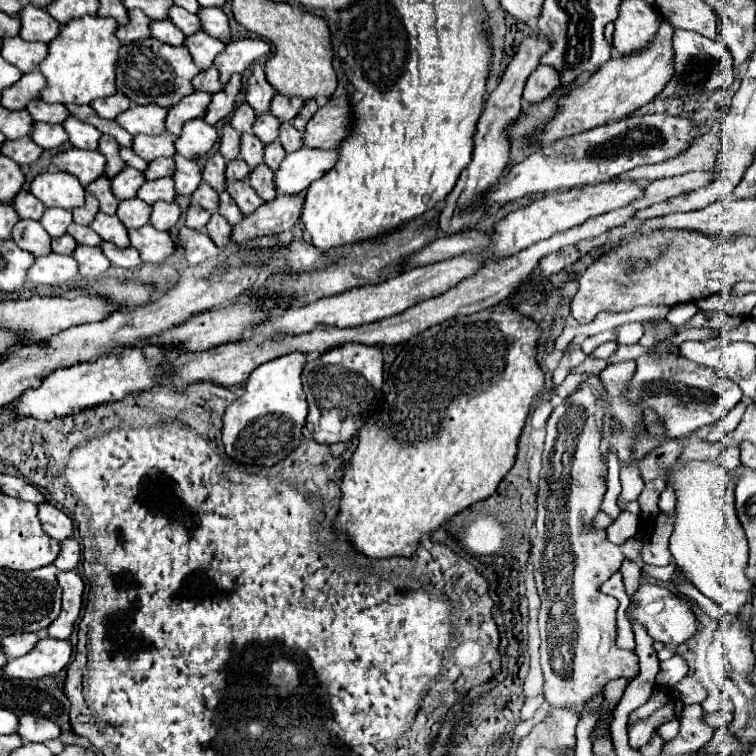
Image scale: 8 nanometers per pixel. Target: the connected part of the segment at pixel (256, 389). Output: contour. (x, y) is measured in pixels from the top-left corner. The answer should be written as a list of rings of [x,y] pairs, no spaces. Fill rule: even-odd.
[[[293,352],[265,362],[251,372],[245,392],[223,414],[223,446],[231,460],[271,468],[301,444],[301,430],[307,416],[307,400],[301,390],[303,364],[305,354]]]

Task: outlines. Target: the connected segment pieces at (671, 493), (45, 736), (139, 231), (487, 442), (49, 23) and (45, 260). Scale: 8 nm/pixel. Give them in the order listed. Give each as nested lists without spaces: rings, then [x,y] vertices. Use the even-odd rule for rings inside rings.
[[[667,484],[665,490],[661,492],[661,498],[659,498],[659,510],[661,512],[673,512],[675,510],[675,502],[677,502],[675,490]]]
[[[23,714],[19,718],[17,734],[23,738],[23,742],[47,742],[53,738],[59,738],[59,726],[43,716]]]
[[[151,224],[129,230],[129,242],[139,250],[143,262],[161,264],[175,252],[175,242],[171,240],[171,236],[167,232],[155,230]]]
[[[495,306],[495,308],[487,308],[487,310],[481,310],[481,312],[471,314],[471,316],[445,320],[443,324],[431,326],[425,332],[413,336],[403,346],[403,350],[399,352],[399,356],[395,358],[395,362],[389,368],[389,376],[387,376],[387,382],[383,386],[385,404],[381,408],[379,418],[367,420],[363,424],[363,428],[359,430],[359,446],[355,448],[349,466],[343,470],[339,514],[333,520],[333,530],[339,532],[339,534],[347,534],[353,548],[357,552],[361,552],[363,556],[369,556],[369,558],[375,558],[375,560],[395,558],[395,556],[415,558],[417,548],[421,546],[423,534],[433,534],[439,526],[449,522],[449,518],[457,516],[459,512],[463,512],[467,508],[471,508],[473,504],[493,496],[495,490],[497,490],[497,484],[501,482],[501,478],[509,472],[509,468],[515,462],[517,438],[519,438],[521,428],[525,424],[525,418],[529,414],[531,402],[543,390],[543,384],[545,384],[543,372],[541,372],[541,368],[539,368],[537,360],[535,360],[537,340],[539,340],[537,324],[533,320],[521,316],[521,314],[515,314],[515,310],[511,306]]]
[[[23,6],[19,10],[19,18],[21,18],[19,36],[29,42],[35,42],[35,40],[51,42],[61,28],[57,20],[49,18],[49,14],[45,14],[45,10],[37,6]]]
[[[47,254],[35,258],[35,264],[29,268],[29,278],[33,284],[45,284],[45,286],[63,286],[69,280],[77,276],[77,262],[73,256],[61,256],[61,254]]]

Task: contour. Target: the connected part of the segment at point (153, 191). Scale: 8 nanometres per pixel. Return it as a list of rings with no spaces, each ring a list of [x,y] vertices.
[[[157,178],[157,180],[145,180],[143,186],[137,190],[137,198],[141,198],[147,204],[153,204],[157,200],[171,202],[175,198],[175,188],[171,178]]]

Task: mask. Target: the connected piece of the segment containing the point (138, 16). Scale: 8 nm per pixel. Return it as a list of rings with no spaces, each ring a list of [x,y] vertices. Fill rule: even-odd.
[[[133,8],[129,10],[129,22],[125,26],[119,26],[115,30],[115,36],[121,38],[121,42],[137,42],[141,38],[147,38],[149,36],[149,18],[139,10],[139,8]]]

